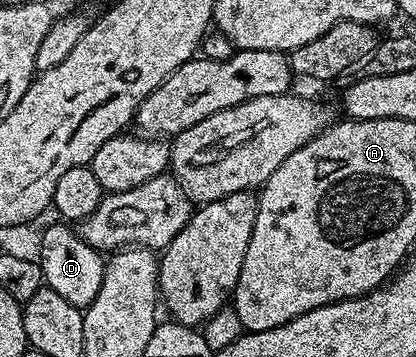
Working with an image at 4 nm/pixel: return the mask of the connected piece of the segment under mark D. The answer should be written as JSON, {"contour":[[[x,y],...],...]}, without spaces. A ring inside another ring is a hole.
{"contour":[[[55,222],[40,236],[40,256],[38,263],[44,283],[47,288],[54,290],[61,298],[66,298],[70,306],[86,309],[94,298],[98,298],[98,290],[102,290],[104,277],[105,257],[95,248],[81,238],[75,227],[64,222]]]}

